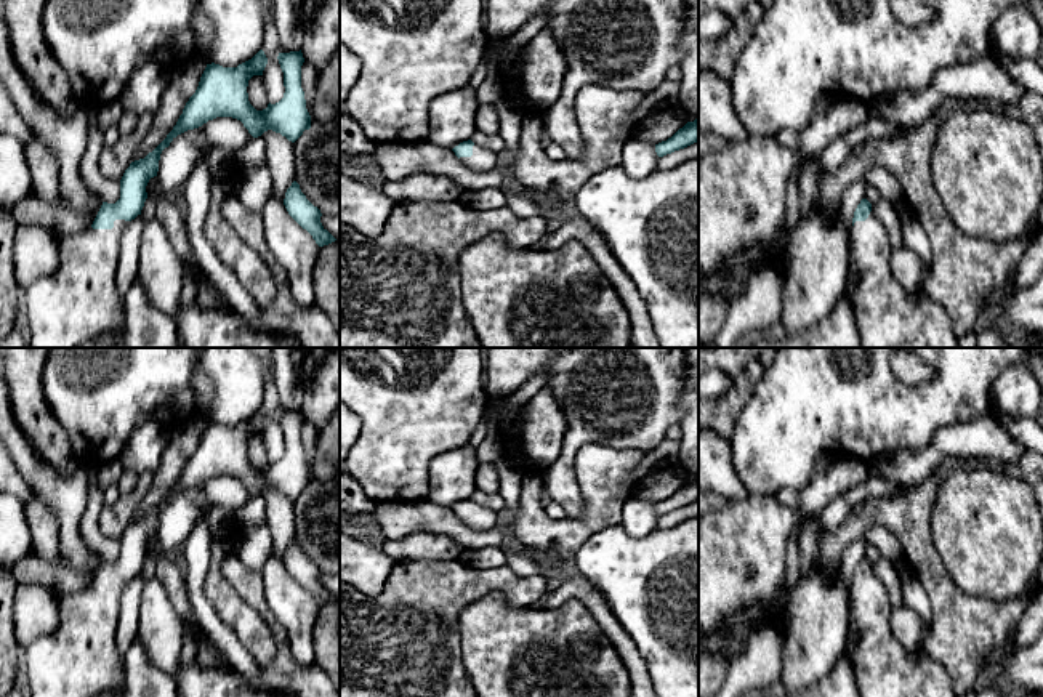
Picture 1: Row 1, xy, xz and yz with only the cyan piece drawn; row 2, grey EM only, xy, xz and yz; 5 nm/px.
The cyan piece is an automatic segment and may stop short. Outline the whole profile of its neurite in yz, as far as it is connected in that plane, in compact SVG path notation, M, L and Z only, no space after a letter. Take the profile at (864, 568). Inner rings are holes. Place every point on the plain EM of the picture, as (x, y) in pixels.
M862 558L849 590L849 626L857 635L852 670L860 697L958 697L940 663L921 649L905 649L892 635L892 604L883 583L876 578L872 562Z

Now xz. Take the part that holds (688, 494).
M699 476L694 481L687 481L666 500L655 503L655 511L658 516L663 516L694 502L699 502Z

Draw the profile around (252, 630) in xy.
M218 540L211 543L211 559L203 582L203 594L219 620L237 635L253 660L260 667L266 667L277 654L276 639L260 612L250 607L224 580L221 562L229 554L234 554L234 542Z

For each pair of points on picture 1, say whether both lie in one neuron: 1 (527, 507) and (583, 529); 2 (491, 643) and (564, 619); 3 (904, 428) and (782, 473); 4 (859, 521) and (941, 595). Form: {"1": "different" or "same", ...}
{"1": "same", "2": "same", "3": "same", "4": "same"}

